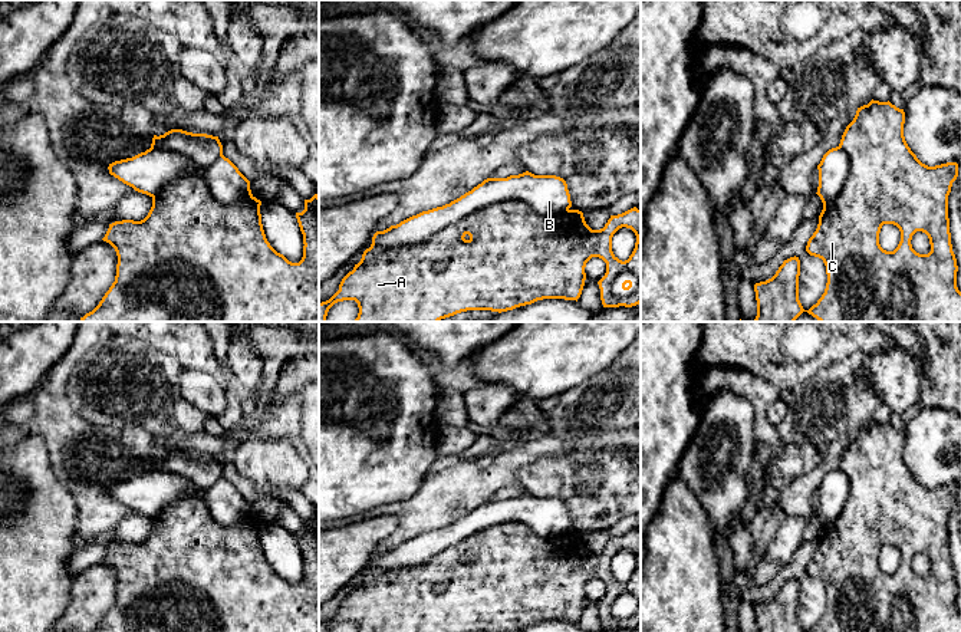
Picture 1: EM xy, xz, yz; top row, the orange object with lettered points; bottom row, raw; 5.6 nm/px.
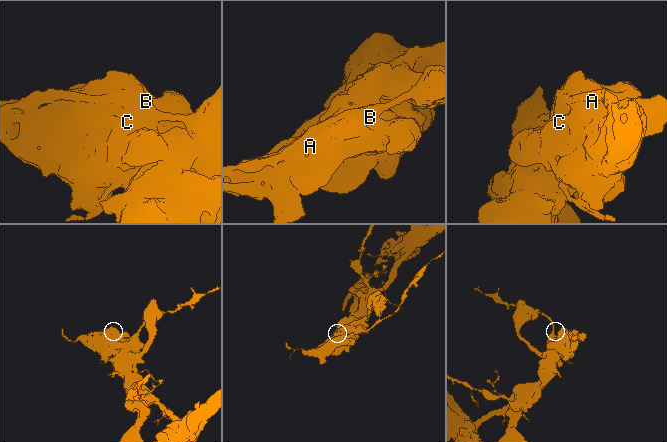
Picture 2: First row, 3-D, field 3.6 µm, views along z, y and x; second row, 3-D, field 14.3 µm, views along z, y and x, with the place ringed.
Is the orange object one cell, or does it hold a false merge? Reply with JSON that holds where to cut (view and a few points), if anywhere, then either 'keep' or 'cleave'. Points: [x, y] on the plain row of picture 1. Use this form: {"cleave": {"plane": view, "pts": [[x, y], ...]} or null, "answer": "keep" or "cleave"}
{"cleave": {"plane": "xz", "pts": [[568, 530], [536, 536], [503, 522], [354, 592]]}, "answer": "cleave"}

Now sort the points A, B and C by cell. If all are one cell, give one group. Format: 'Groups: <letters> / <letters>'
Groups: A C / B

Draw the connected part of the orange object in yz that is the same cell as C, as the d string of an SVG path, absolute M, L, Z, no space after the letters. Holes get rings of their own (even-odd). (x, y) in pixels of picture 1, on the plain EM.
M871 422L858 429L853 442L846 448L839 470L850 480L849 498L839 517L823 527L819 546L809 560L806 573L819 579L826 587L825 615L809 632L961 632L961 613L957 609L957 580L952 573L948 517L958 498L958 485L935 488L922 485L908 468L904 458L905 434L889 422ZM883 546L893 546L901 553L901 563L893 573L879 566ZM916 553L928 557L931 573L919 576L911 562Z

